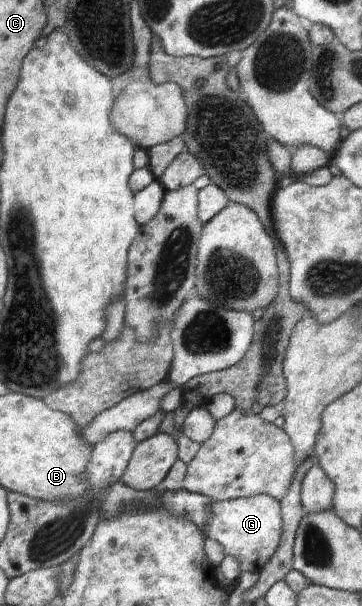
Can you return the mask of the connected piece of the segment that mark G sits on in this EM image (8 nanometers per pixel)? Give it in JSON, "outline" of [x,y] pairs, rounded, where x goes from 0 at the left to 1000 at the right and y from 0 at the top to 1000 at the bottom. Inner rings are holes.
{"outline":[[[729,814],[699,820],[669,820],[586,830],[586,856],[564,870],[561,880],[599,893],[619,909],[657,926],[666,944],[718,946],[729,932],[762,909],[779,884],[779,853],[773,830]]]}

